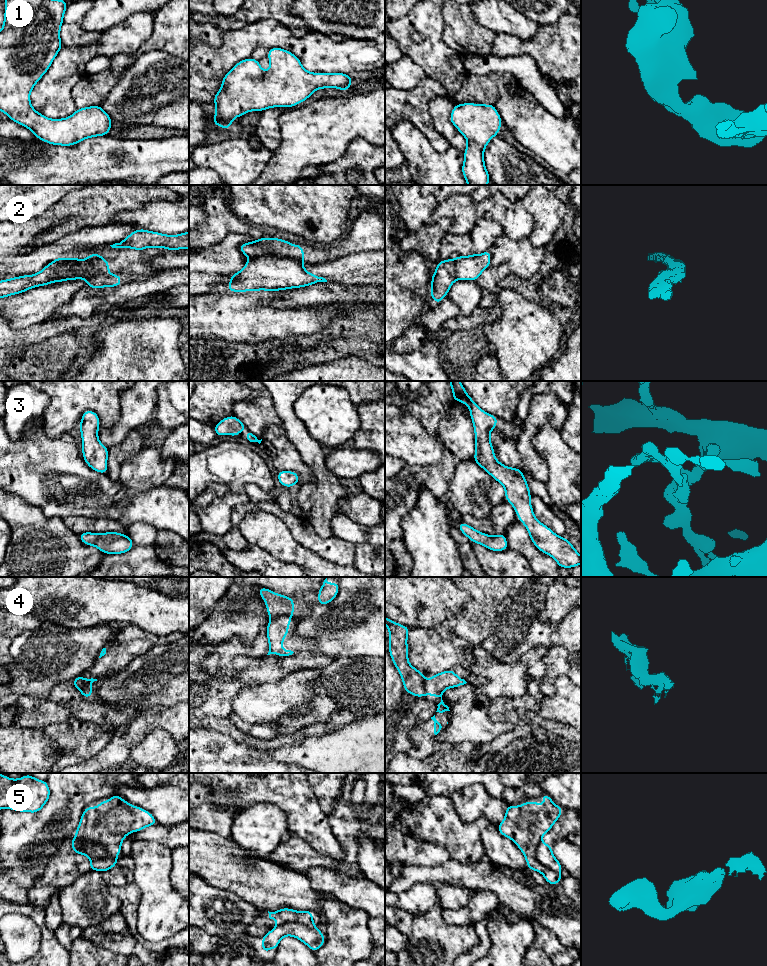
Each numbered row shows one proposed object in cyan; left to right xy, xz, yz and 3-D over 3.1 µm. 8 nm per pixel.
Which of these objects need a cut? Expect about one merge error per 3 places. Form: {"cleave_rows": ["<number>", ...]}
{"cleave_rows": ["2", "4", "5"]}

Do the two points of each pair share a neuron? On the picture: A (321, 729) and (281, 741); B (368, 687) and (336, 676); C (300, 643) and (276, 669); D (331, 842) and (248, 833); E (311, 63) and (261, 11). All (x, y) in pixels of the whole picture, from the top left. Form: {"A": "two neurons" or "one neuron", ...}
{"A": "one neuron", "B": "one neuron", "C": "two neurons", "D": "two neurons", "E": "two neurons"}

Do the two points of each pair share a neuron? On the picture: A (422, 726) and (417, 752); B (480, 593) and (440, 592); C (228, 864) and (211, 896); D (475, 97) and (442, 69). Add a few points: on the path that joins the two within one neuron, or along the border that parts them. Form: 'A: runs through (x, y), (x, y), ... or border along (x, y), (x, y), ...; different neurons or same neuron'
A: runs through (421, 732), (418, 735), (418, 746); same neuron
B: border along (457, 587), (464, 590), (470, 596); different neurons
C: border along (199, 877), (211, 885), (231, 890), (237, 896); different neurons
D: border along (461, 88), (455, 95), (454, 101); different neurons

